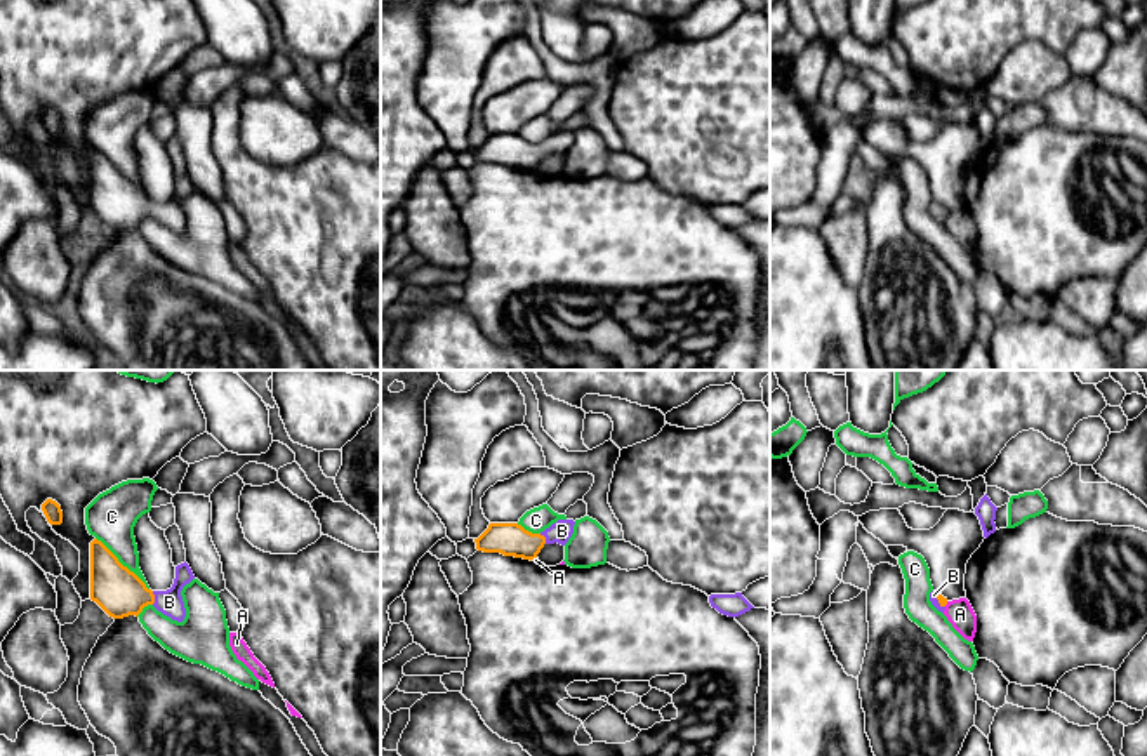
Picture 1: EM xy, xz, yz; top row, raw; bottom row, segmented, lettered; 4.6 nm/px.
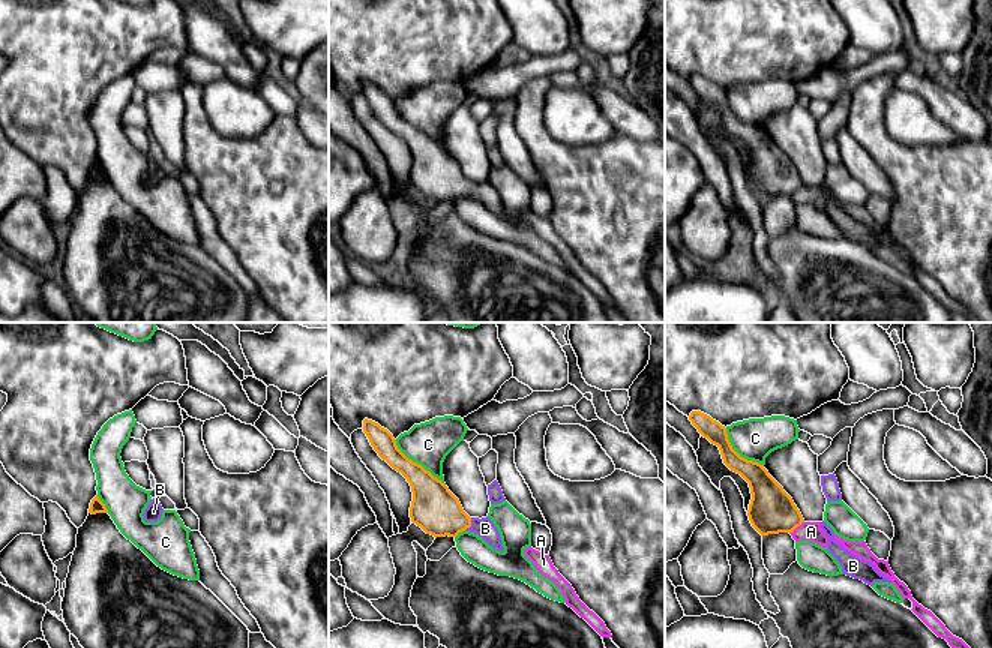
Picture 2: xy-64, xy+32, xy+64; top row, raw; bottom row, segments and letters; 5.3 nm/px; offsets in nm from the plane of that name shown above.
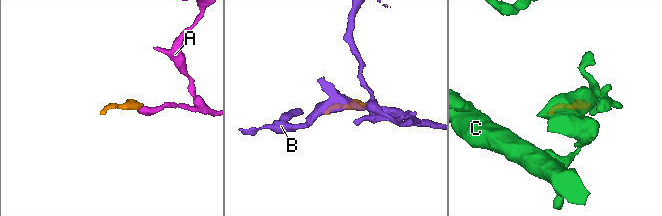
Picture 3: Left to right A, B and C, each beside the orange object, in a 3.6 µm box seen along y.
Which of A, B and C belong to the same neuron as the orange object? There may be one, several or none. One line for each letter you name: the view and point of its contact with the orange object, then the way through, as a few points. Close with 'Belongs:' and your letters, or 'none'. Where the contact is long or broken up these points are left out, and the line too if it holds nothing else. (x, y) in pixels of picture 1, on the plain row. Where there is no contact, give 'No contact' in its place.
B: Touches orange at xy (153, 209). Path across: xy (120, 204), (153, 209), (169, 212)
Belongs: B

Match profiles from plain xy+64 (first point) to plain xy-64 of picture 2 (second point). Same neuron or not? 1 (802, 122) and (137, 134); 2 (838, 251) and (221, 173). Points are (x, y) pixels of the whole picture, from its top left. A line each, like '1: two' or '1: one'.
1: one
2: two

